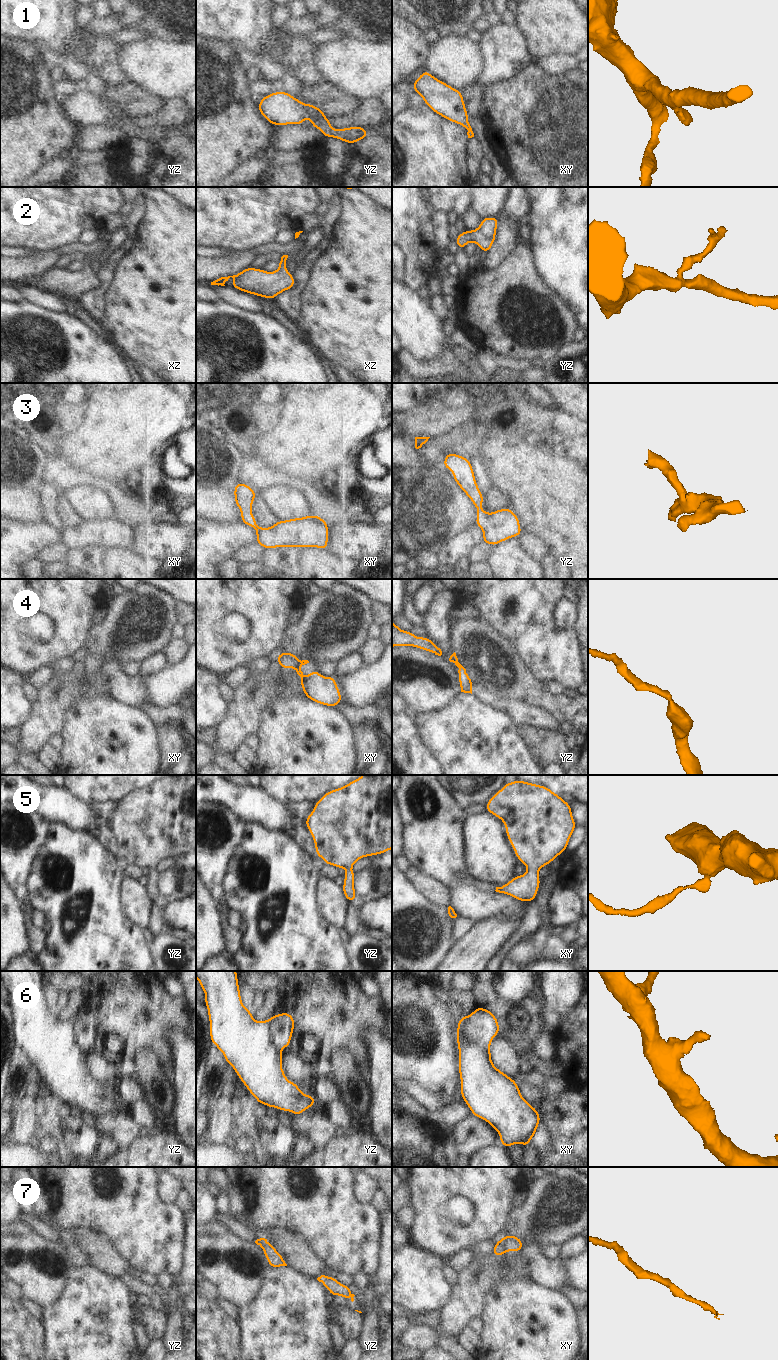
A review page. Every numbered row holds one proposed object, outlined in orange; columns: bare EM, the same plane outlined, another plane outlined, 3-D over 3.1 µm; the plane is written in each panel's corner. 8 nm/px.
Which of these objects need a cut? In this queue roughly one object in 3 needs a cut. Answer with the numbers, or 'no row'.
4, 6, 7

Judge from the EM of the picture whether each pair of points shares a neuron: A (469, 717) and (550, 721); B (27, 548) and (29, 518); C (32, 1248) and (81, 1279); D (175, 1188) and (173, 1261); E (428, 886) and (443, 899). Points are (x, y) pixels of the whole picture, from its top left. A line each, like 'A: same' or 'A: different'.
A: different
B: different
C: different
D: different
E: same

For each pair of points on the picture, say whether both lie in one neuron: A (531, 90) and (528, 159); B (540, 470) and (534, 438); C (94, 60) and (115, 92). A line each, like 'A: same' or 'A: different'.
A: same
B: different
C: different

